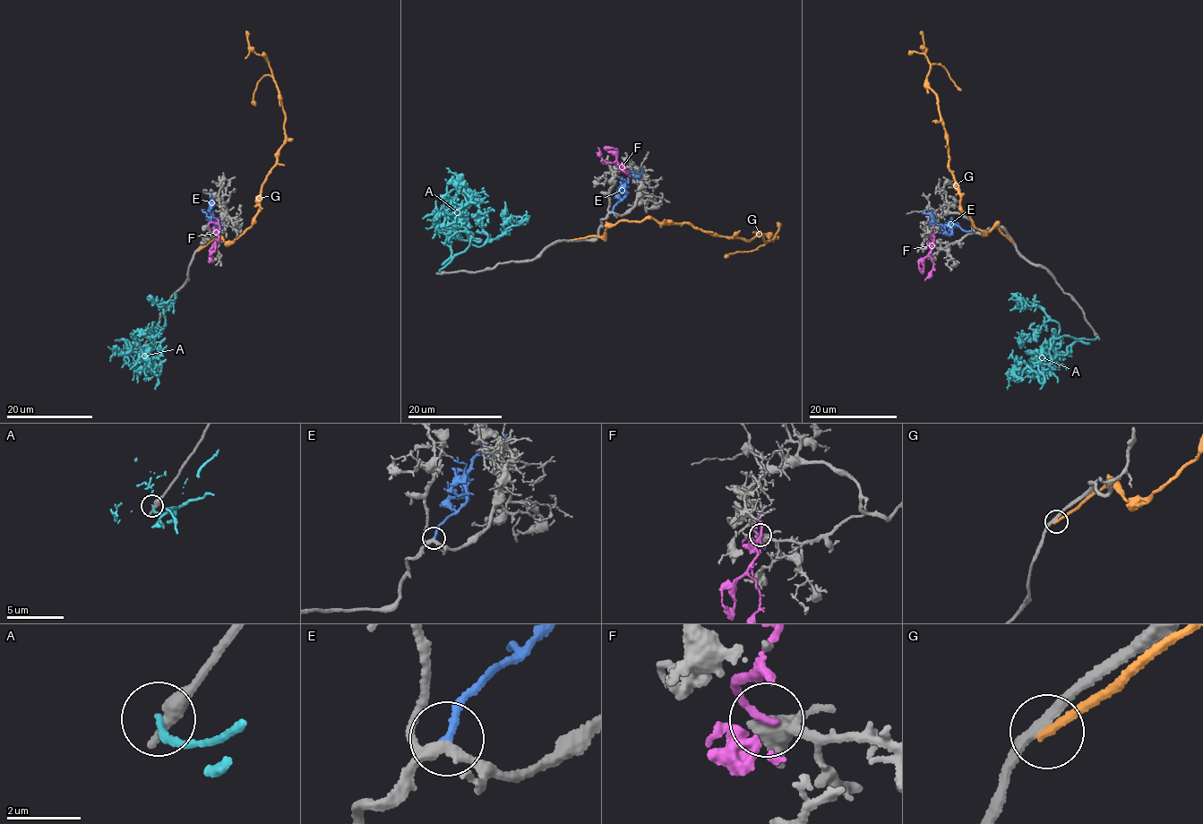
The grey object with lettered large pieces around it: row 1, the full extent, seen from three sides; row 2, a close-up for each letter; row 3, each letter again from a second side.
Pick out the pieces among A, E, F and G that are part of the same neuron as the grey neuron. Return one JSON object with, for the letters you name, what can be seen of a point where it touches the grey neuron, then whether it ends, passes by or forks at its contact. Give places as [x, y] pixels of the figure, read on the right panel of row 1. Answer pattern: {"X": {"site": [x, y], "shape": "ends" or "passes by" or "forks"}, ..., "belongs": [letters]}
{"E": {"site": [971, 231], "shape": "ends"}, "F": {"site": [933, 241], "shape": "ends"}, "belongs": ["E", "F"]}

